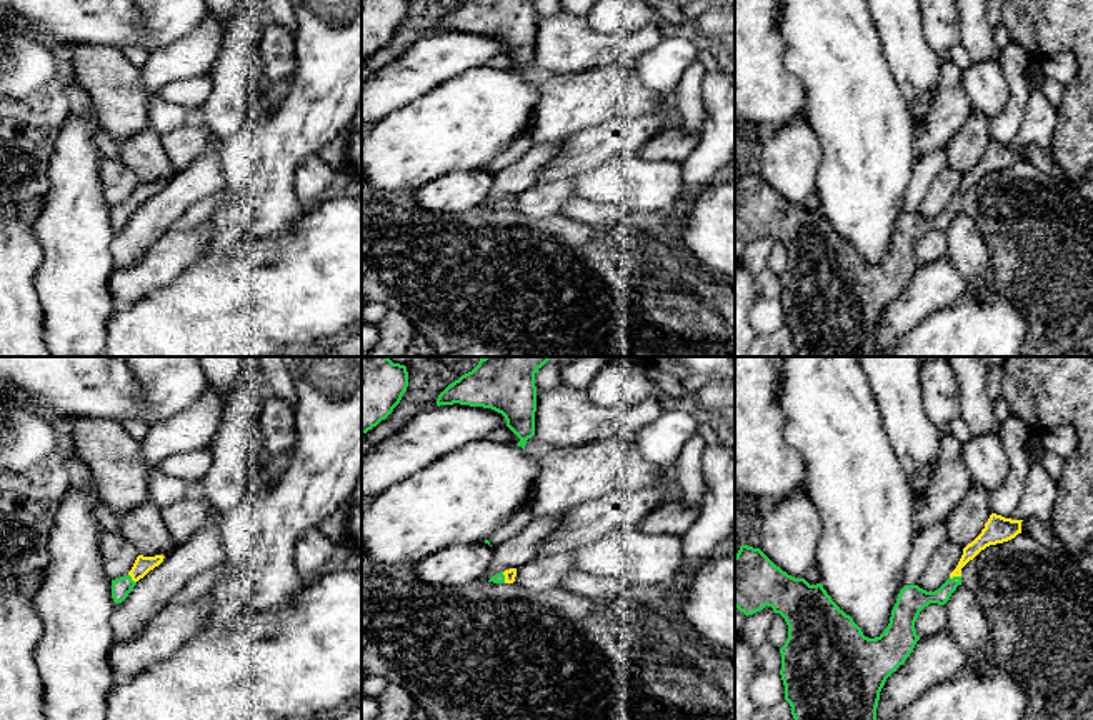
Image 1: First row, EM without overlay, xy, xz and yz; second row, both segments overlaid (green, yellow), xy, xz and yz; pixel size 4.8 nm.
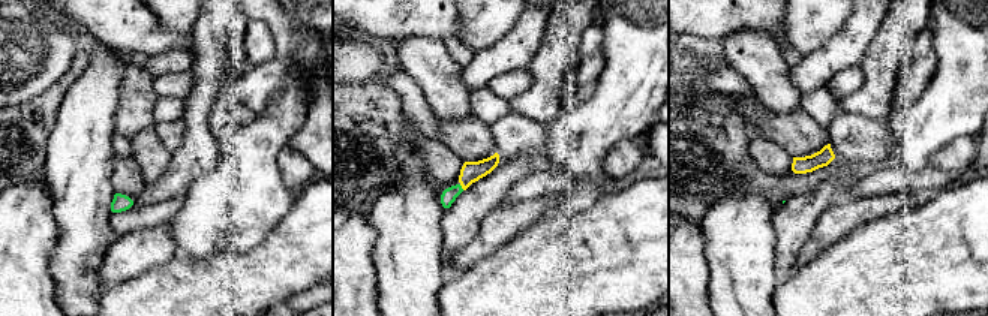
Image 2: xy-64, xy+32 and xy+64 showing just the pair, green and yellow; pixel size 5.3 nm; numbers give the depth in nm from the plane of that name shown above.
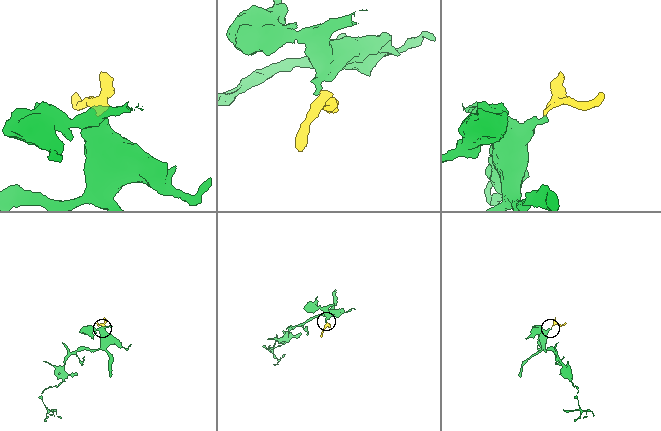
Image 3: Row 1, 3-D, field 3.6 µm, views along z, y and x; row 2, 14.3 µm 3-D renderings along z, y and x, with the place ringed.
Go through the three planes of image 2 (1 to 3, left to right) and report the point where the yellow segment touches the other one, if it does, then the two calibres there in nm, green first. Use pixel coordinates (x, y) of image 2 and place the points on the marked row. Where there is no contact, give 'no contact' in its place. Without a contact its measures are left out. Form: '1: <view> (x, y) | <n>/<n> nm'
1: no contact
2: xy+32 (461, 187) | 80/110 nm
3: no contact

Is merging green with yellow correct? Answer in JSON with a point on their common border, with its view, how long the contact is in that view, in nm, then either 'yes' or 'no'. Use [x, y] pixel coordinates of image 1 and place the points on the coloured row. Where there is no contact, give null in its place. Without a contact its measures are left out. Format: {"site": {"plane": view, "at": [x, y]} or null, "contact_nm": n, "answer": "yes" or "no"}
{"site": {"plane": "yz", "at": [955, 577]}, "contact_nm": 60, "answer": "yes"}

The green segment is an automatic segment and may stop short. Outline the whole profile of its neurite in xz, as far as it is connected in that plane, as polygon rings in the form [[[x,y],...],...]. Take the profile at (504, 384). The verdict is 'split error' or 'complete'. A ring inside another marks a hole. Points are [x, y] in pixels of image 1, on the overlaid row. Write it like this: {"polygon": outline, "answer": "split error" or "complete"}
{"polygon": [[[483,357],[478,365],[450,383],[437,398],[437,405],[470,405],[492,408],[502,413],[507,427],[520,438],[517,443],[525,450],[527,440],[535,435],[537,387],[535,373],[551,357]]], "answer": "complete"}

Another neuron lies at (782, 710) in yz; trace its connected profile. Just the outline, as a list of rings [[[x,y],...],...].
[[[781,700],[771,707],[756,707],[751,720],[795,720],[791,707],[786,700]]]

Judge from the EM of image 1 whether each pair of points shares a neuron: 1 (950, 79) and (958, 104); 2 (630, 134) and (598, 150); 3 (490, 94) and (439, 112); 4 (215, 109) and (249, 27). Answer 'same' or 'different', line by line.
1: same
2: same
3: same
4: same

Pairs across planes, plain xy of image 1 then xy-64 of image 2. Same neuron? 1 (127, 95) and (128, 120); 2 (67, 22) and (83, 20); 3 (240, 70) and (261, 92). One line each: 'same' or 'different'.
1: same
2: same
3: different

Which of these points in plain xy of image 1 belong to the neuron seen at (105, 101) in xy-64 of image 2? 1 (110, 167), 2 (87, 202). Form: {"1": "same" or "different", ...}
{"1": "different", "2": "same"}

